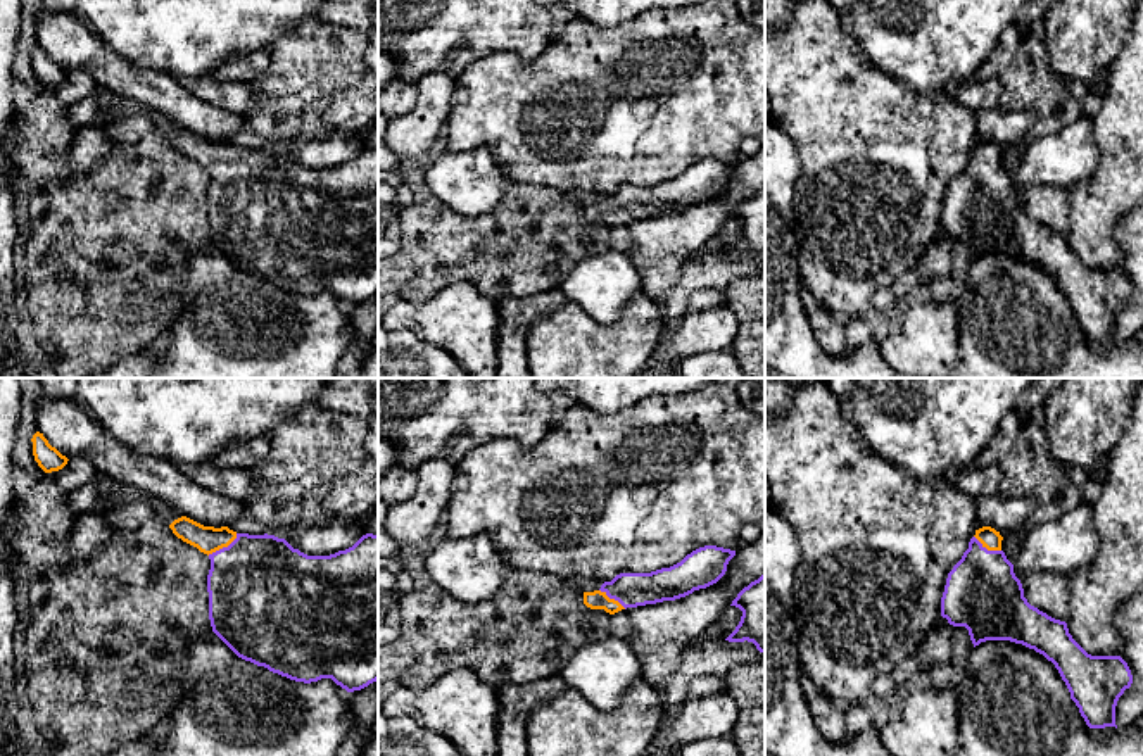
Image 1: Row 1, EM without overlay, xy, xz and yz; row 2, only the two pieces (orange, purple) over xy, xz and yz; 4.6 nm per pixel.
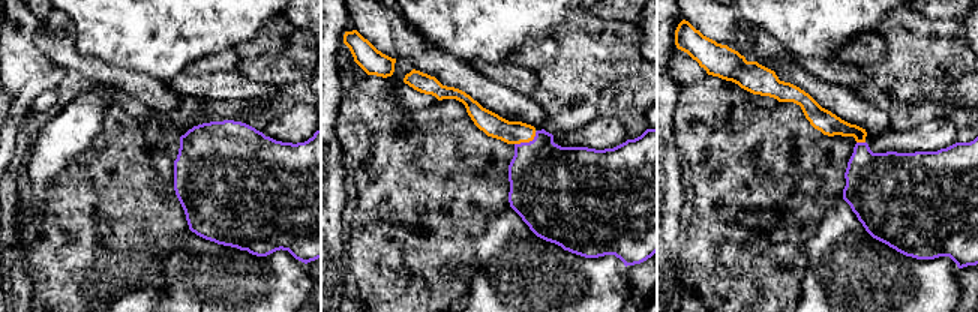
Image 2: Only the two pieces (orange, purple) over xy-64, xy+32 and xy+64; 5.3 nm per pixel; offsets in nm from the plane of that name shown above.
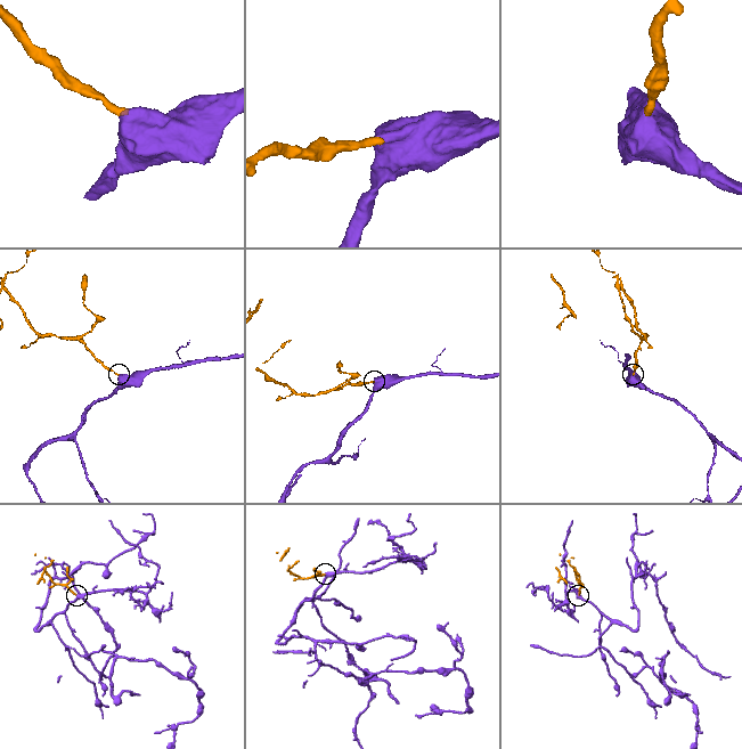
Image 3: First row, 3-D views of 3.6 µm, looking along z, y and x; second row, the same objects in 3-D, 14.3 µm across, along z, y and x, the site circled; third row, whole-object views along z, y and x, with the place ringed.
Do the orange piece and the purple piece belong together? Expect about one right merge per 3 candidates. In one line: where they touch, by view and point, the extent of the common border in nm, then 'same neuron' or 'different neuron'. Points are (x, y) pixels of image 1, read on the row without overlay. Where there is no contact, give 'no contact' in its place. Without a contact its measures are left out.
xy (223, 159) | 170 nm | same neuron

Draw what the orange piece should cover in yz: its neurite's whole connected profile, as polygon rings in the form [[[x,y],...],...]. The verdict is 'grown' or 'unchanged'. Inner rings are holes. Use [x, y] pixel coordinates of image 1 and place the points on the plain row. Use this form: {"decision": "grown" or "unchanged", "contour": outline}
{"decision": "grown", "contour": [[[991,140],[976,143],[969,162],[948,186],[941,211],[941,230],[953,240],[965,240],[976,259],[986,254],[1010,254],[1043,268],[1055,278],[1070,312],[1089,342],[1115,340],[1119,311],[1133,297],[1127,276],[1121,269],[1091,269],[1069,247],[1067,236],[1031,219],[1024,211],[1014,178],[1001,164],[1003,150]]]}

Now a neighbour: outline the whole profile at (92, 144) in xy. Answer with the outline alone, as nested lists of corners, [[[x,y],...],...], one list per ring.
[[[83,126],[69,147],[64,183],[69,183],[76,174],[92,171],[95,166],[102,164],[111,155],[111,148],[112,138],[105,126]]]

